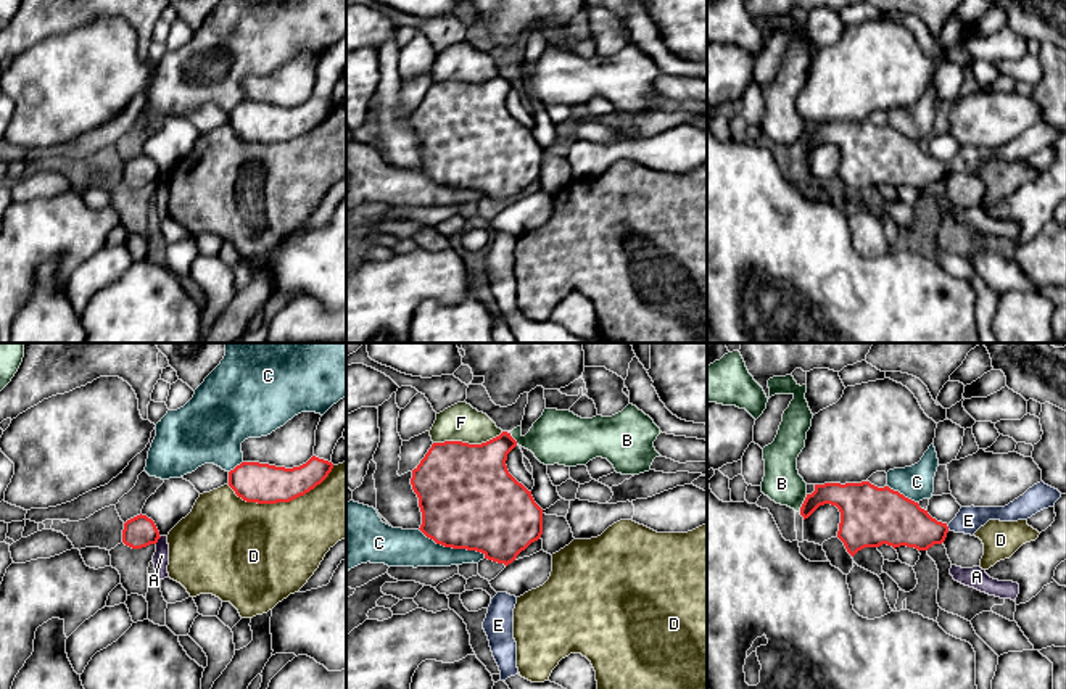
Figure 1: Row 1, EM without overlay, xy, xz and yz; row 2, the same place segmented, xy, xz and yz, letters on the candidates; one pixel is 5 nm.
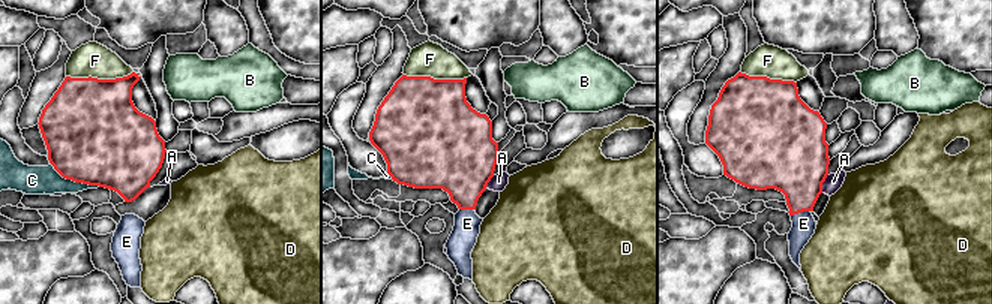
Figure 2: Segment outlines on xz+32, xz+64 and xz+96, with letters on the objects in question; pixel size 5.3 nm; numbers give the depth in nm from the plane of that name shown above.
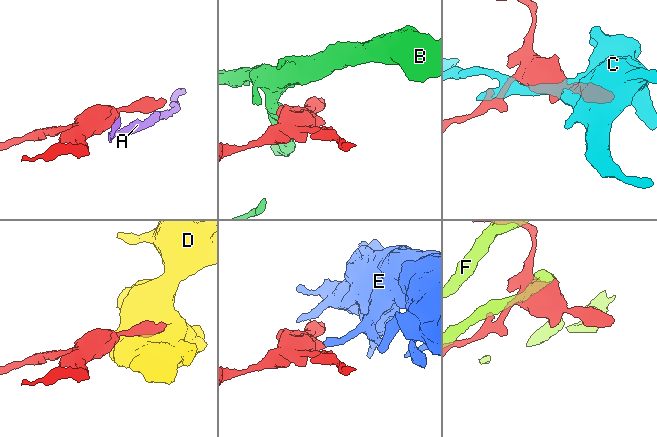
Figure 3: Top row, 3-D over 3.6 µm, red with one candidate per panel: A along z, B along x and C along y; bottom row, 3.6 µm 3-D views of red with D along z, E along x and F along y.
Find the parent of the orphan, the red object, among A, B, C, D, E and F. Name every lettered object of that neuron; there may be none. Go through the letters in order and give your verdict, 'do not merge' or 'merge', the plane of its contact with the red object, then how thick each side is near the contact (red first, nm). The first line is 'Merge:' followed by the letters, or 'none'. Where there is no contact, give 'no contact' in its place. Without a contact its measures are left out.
Merge: E
A: do not merge; contact in xy; calibres 160 and 80 nm
B: do not merge; contact in yz; calibres 180 and 190 nm
C: do not merge; contact in xz; calibres 480 and 190 nm
D: do not merge; contact in xy; calibres 200 and 460 nm
E: merge; contact in yz; calibres 240 and 140 nm
F: do not merge; contact in xz; calibres 480 and 190 nm

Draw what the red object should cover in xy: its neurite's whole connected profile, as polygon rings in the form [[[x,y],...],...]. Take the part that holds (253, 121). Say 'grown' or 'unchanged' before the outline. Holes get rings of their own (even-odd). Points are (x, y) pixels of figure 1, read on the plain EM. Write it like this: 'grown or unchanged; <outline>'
unchanged; [[[316,95],[293,108],[242,101],[229,111],[229,126],[246,142],[290,142],[320,124],[332,108],[332,101]]]

